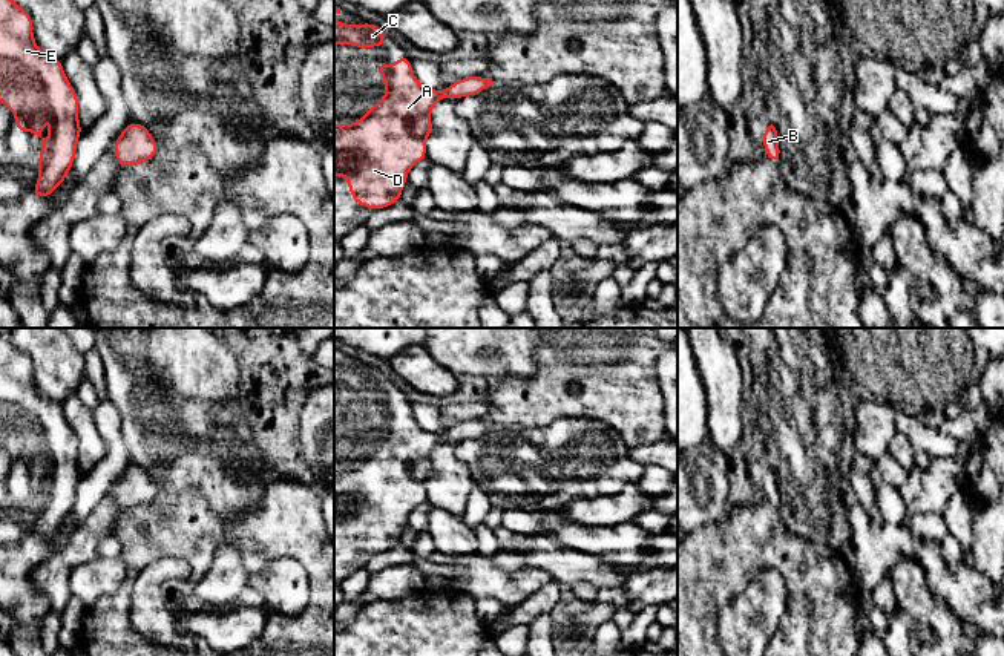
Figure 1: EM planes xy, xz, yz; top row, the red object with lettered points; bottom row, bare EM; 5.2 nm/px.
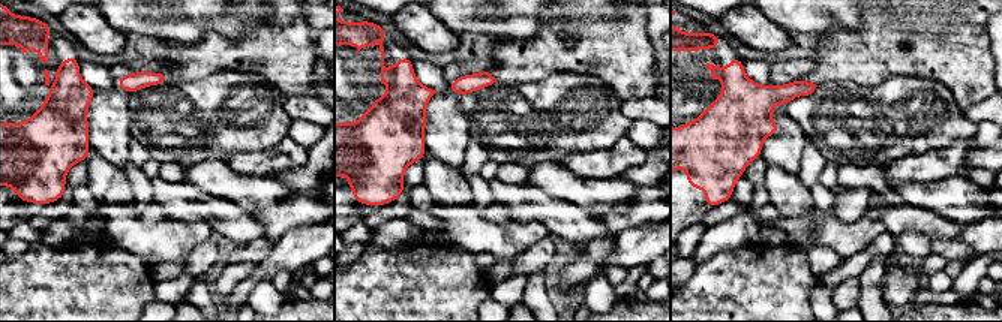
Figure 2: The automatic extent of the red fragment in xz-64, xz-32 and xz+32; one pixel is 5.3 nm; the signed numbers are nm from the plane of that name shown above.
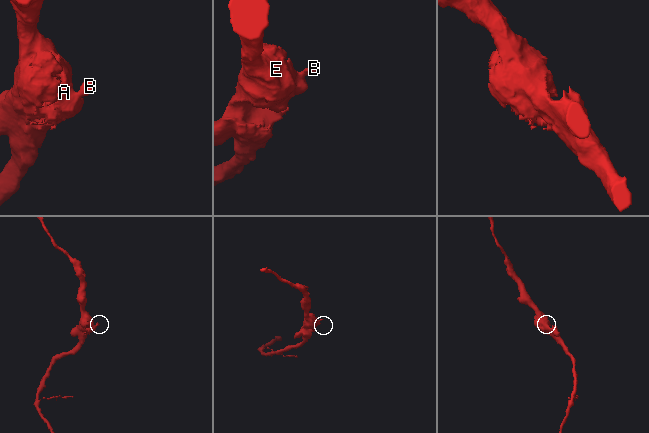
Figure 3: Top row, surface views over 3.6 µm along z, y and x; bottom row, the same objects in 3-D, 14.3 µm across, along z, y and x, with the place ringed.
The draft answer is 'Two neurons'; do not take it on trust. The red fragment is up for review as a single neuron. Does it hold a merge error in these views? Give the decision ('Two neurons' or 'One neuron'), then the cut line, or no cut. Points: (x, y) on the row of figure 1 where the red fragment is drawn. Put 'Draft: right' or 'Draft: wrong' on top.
Draft: wrong
One neuron. No split

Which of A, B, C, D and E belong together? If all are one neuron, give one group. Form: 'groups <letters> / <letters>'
groups A B C D E

